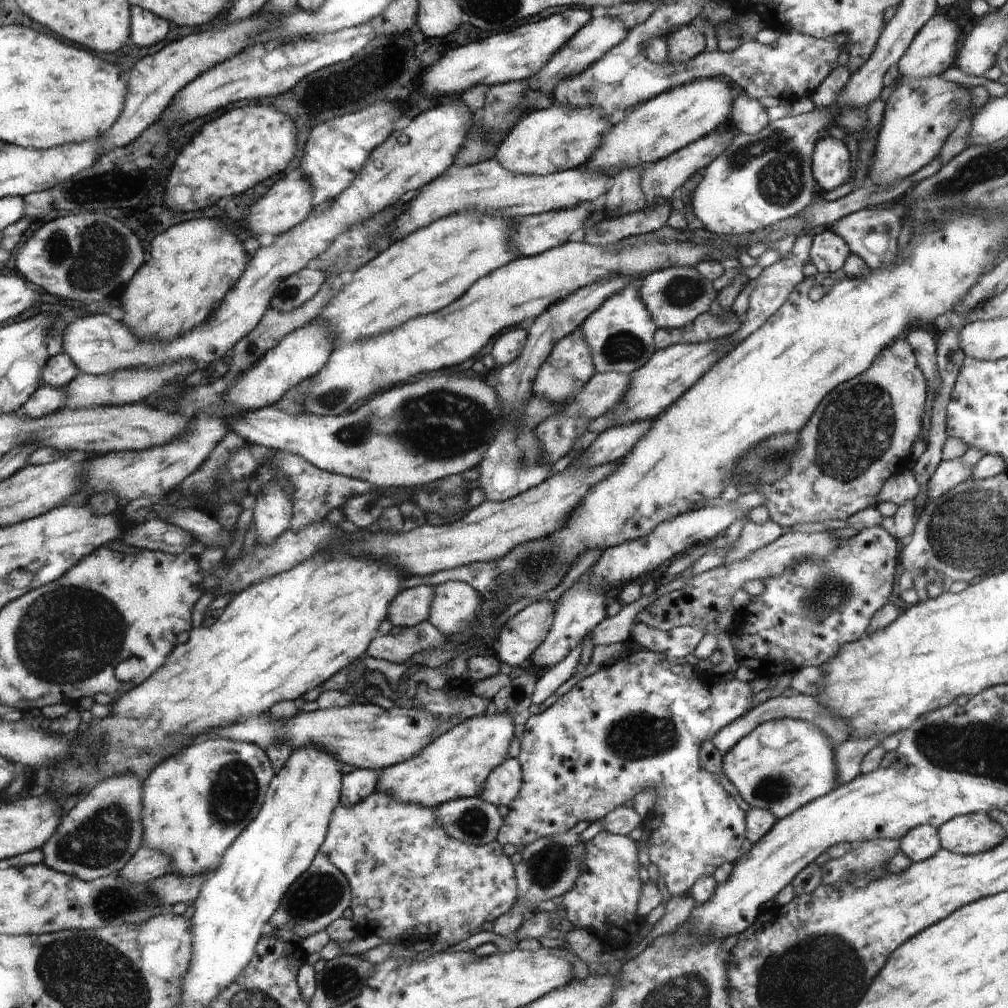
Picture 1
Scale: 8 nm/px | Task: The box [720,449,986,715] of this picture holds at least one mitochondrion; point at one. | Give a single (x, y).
(826, 594)

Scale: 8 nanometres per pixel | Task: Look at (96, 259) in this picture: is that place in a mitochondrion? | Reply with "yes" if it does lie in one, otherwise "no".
yes

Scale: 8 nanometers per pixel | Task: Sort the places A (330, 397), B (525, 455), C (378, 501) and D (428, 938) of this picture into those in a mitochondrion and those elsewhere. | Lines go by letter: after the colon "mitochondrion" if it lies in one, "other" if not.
A: mitochondrion
B: mitochondrion
C: mitochondrion
D: other

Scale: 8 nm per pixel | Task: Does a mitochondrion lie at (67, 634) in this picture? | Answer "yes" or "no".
yes

